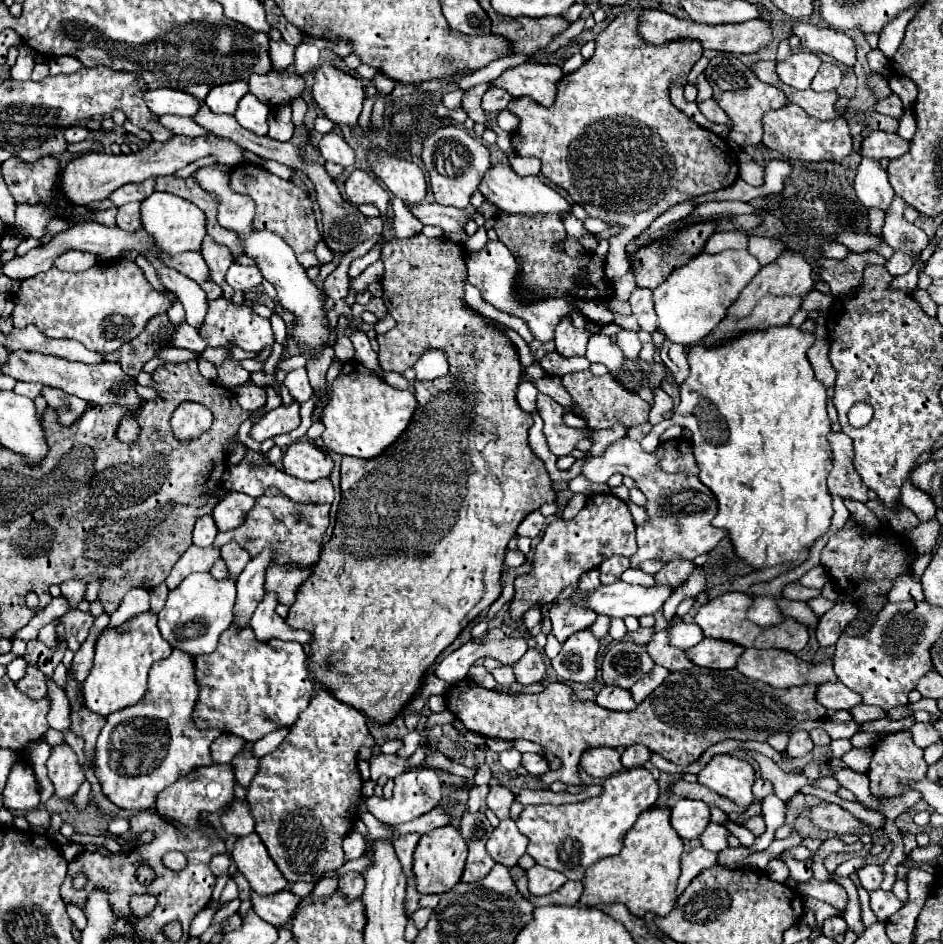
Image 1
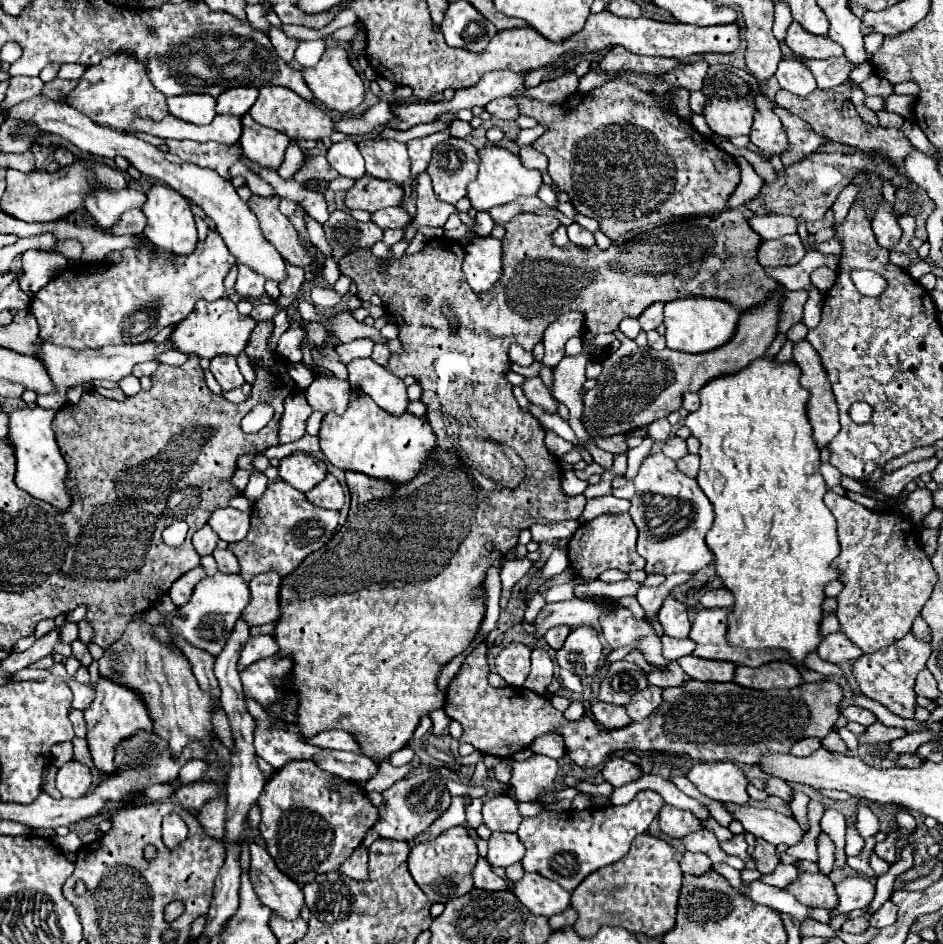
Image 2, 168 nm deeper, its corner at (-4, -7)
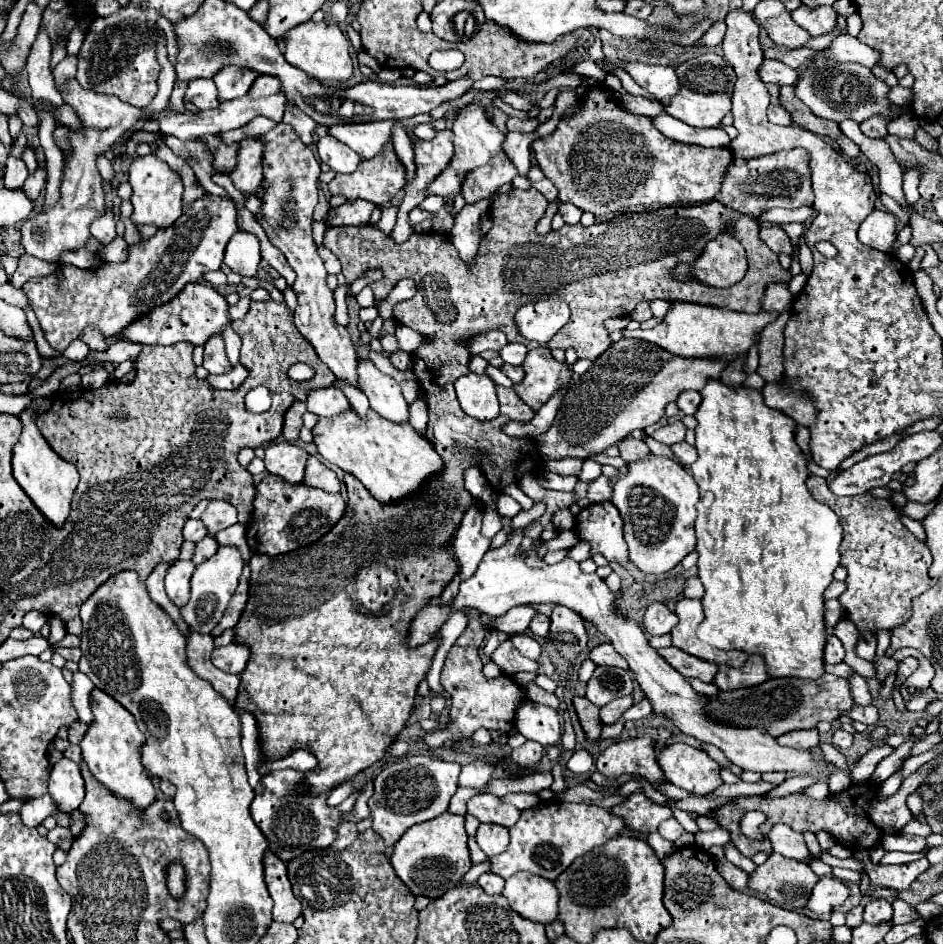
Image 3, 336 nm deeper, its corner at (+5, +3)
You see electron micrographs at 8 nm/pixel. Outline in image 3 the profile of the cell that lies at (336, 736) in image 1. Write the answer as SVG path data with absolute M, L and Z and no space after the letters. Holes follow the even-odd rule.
M295 769L285 771L271 771L261 777L259 785L255 787L255 799L251 803L251 817L257 823L257 827L263 831L263 835L269 841L269 849L281 859L291 861L293 857L301 855L307 849L317 847L329 847L333 839L337 837L335 829L343 819L349 819L357 823L359 819L369 817L369 797L373 791L373 783L367 783L361 788L361 795L355 803L355 811L349 815L341 815L335 807L329 807L325 803L327 795L299 795L295 793L303 785L303 773Z

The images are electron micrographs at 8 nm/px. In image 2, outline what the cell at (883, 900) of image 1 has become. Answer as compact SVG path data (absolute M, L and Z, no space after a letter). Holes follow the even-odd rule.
M886 901L872 917L870 917L870 925L874 927L888 927L892 923L896 923L896 913L898 913L898 907L892 903L892 901Z

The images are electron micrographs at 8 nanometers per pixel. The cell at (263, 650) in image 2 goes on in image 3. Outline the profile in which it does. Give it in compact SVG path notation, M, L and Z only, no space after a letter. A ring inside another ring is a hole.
M237 643L217 647L215 653L211 653L211 663L217 669L221 669L225 673L233 673L233 675L239 675L245 669L247 661L249 661L249 649L243 645L237 645Z

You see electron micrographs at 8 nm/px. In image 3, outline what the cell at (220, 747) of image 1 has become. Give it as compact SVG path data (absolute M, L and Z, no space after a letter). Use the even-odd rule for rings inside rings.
M45 795L45 797L39 797L39 799L29 799L19 809L21 821L27 827L39 827L41 821L47 815L53 815L53 813L57 813L57 805L51 801L51 795Z

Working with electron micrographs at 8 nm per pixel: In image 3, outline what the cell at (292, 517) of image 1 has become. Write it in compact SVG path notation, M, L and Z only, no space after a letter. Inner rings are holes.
M267 475L257 485L253 507L253 519L247 527L247 543L255 553L273 557L319 541L343 517L347 503L341 495L329 495L323 489L315 489L303 483L291 485L275 475Z

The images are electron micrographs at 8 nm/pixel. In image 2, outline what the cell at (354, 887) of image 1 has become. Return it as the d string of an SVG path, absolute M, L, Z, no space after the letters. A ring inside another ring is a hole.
M360 845L340 867L340 873L350 879L368 879L368 849Z

